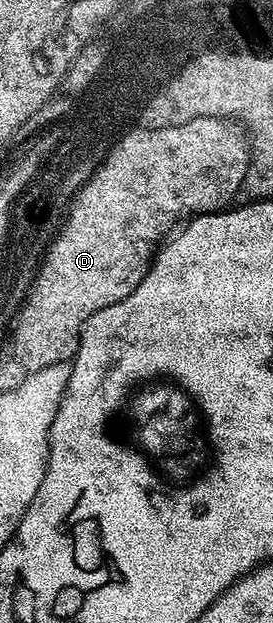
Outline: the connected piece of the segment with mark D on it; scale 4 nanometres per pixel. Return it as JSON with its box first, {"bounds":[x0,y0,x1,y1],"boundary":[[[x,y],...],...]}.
{"bounds":[16,117,250,371],"boundary":[[[224,117],[192,118],[190,122],[183,122],[178,126],[163,126],[150,130],[148,133],[136,134],[134,137],[125,139],[125,142],[117,148],[113,157],[109,158],[108,165],[104,166],[100,174],[97,174],[97,178],[94,178],[92,185],[89,186],[88,190],[85,190],[85,194],[82,194],[80,202],[77,203],[76,213],[73,213],[72,221],[69,222],[68,229],[65,229],[61,242],[58,242],[56,249],[53,250],[48,266],[45,266],[44,274],[41,275],[41,281],[37,282],[32,301],[29,302],[24,317],[21,317],[19,336],[16,339],[17,354],[21,366],[26,371],[42,370],[51,364],[69,362],[81,339],[81,329],[85,327],[85,321],[91,316],[95,316],[95,312],[99,312],[104,306],[115,304],[119,300],[131,296],[131,292],[135,292],[135,288],[141,283],[143,276],[149,270],[159,243],[170,233],[168,230],[173,225],[176,227],[178,224],[184,223],[190,216],[211,214],[226,209],[234,201],[232,198],[236,194],[238,196],[242,193],[244,177],[247,176],[249,166],[250,139],[244,133],[241,135],[237,128],[239,129],[239,126],[236,121],[226,120]]]}

